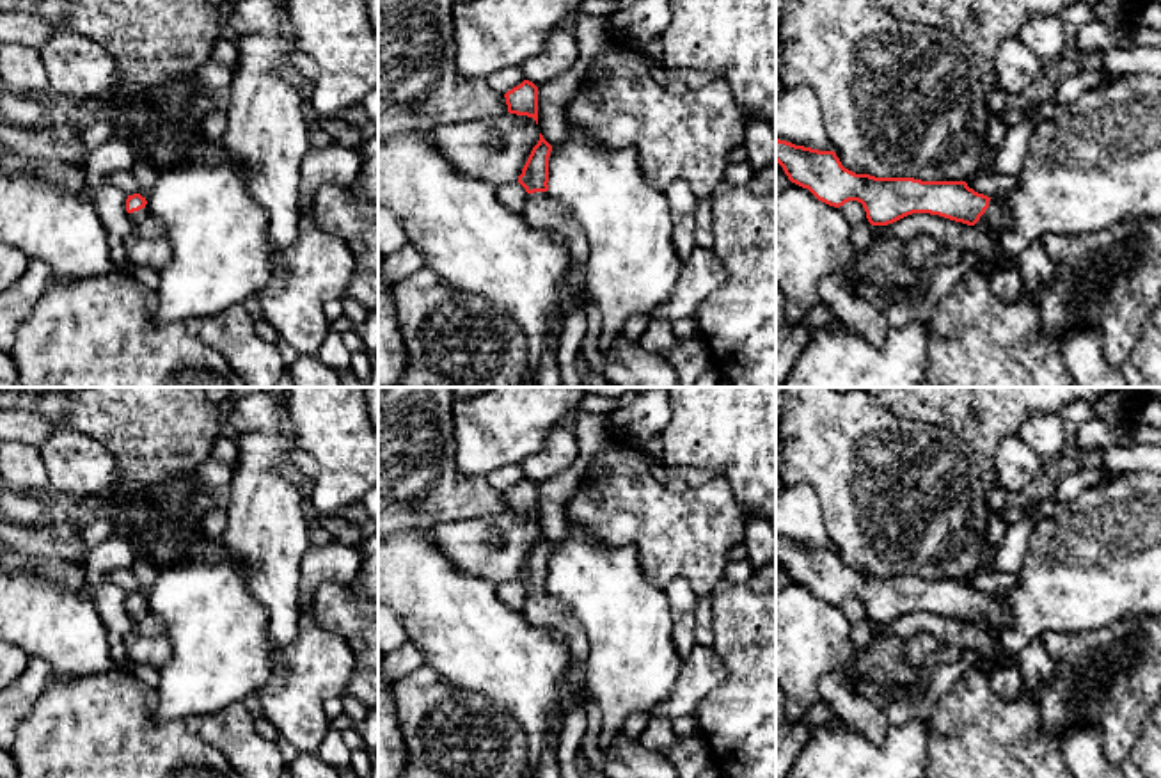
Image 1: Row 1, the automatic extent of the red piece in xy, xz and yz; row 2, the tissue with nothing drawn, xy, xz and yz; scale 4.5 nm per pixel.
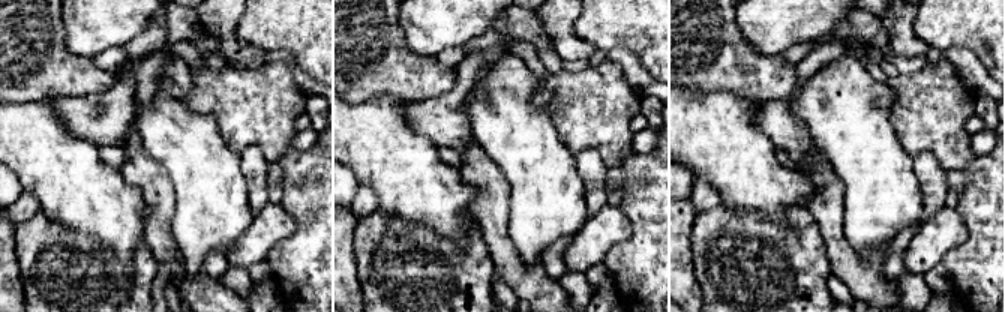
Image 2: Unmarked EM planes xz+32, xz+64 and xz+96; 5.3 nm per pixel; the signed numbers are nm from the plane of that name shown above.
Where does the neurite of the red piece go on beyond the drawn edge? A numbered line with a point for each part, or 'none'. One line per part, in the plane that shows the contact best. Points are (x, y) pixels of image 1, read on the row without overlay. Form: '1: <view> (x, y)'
1: xy (146, 624)

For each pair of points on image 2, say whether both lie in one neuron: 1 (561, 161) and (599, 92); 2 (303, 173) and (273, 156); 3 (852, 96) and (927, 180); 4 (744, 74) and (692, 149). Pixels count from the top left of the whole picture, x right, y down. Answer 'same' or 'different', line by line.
1: different
2: different
3: different
4: different

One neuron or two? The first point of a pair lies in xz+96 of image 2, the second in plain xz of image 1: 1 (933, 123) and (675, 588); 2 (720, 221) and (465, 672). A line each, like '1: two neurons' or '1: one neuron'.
1: two neurons
2: two neurons

